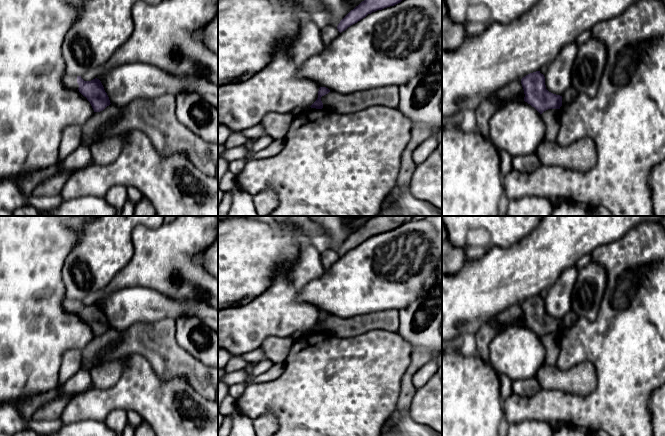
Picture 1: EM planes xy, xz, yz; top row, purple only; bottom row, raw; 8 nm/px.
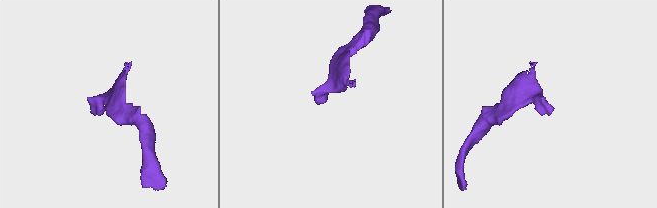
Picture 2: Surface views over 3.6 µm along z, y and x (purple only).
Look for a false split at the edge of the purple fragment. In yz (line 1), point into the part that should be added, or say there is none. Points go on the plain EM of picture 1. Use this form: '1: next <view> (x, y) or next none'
1: next none

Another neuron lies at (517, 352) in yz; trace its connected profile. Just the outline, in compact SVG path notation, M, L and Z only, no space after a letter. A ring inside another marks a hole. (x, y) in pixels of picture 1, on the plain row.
M525 325L508 326L497 333L489 344L489 362L500 376L508 376L511 381L528 380L536 377L545 363L546 351L541 338Z

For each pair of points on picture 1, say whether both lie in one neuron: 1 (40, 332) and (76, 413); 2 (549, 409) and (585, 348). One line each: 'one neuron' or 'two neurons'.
1: two neurons
2: one neuron

